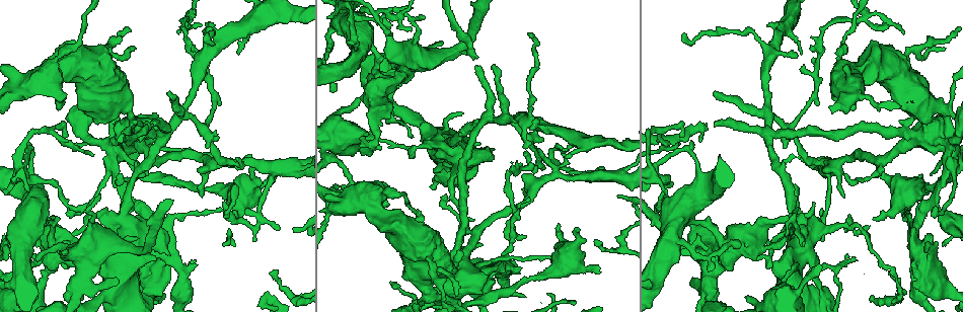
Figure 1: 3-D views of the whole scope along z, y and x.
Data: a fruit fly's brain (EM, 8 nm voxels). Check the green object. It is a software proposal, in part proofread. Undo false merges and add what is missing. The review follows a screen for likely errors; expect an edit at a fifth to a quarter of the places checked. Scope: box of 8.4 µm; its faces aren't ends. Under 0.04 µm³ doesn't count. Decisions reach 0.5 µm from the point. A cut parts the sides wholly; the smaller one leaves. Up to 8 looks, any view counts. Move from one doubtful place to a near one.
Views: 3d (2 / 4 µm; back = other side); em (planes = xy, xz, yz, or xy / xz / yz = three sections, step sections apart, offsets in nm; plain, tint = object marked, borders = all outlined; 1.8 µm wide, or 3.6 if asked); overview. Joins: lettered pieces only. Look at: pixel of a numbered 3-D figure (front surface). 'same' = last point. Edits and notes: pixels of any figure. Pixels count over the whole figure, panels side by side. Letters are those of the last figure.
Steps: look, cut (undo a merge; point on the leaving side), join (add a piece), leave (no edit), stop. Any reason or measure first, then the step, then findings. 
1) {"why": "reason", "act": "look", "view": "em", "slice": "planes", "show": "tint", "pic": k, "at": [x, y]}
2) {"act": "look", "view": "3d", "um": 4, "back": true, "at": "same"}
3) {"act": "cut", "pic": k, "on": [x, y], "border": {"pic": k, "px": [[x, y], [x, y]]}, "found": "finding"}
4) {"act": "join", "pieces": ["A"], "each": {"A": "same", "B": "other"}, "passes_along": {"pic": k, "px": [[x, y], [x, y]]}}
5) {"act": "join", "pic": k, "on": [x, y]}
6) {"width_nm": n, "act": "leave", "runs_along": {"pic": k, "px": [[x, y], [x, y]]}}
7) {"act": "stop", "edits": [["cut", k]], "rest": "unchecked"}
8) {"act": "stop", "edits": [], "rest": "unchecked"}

{"why": "calibre changes", "act": "look", "view": "em", "slice": "xz", "step": 8, "show": "tint", "pic": 1, "at": [262, 16]}

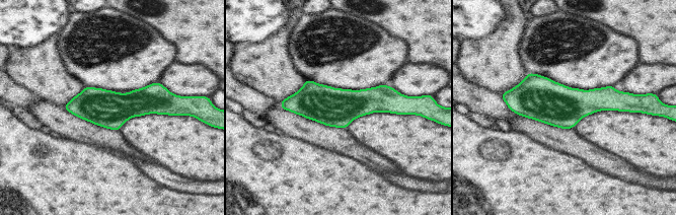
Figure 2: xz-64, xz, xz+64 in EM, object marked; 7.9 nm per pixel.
{"act": "look", "view": "em", "slice": "planes", "show": "borders", "at": "same"}

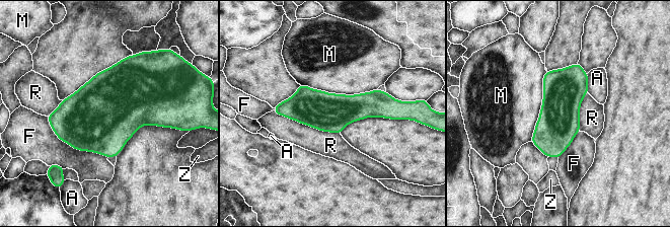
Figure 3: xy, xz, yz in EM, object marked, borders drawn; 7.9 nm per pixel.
{"act": "leave", "each": {"A": "other", "F": "other", "M": "other", "R": "other", "Z": "other"}, "found": "one neuron here"}

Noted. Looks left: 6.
{"why": "an open end", "act": "look", "view": "em", "slice": "xz", "step": 4, "show": "borders", "pic": 1, "at": [927, 250]}

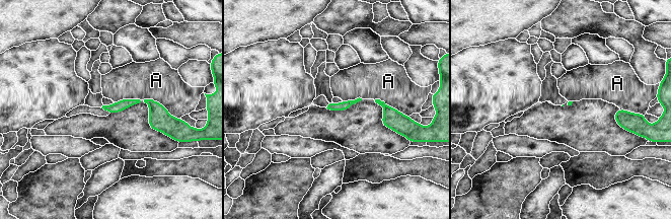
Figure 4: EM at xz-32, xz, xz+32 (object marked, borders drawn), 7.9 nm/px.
{"act": "look", "view": "em", "slice": "planes", "show": "borders", "at": "same"}

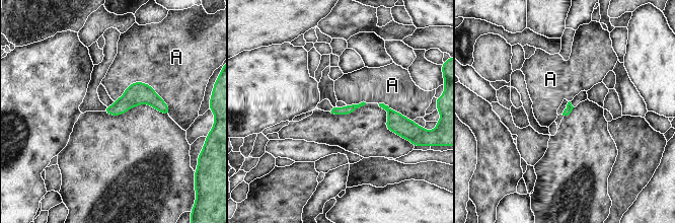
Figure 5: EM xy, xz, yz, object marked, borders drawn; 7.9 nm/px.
{"longest_contact_nm": ["A", 460], "act": "leave", "each": {"A": "other"}, "border": {"pic": 5, "px": [[114, 100], [145, 82], [170, 114]]}, "found": "no lettered piece goes on from it"}

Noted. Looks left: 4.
{"act": "look", "view": "3d", "um": 2, "pic": 1, "at": [663, 148]}

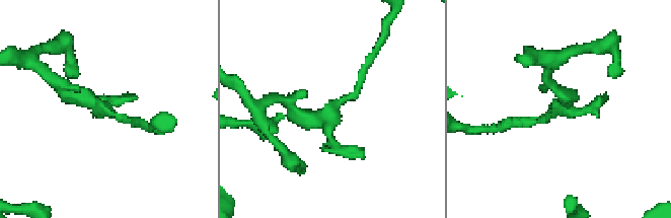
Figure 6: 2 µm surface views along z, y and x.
{"why": "now the EM", "act": "look", "view": "em", "slice": "yz", "step": 16, "show": "borders", "pic": 6, "at": [97, 106]}

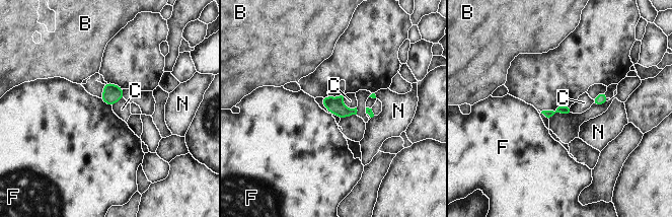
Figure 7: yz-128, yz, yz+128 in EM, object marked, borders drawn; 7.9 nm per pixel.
{"why": "another direction", "act": "look", "view": "em", "slice": "xy", "step": 8, "show": "borders", "at": "same"}

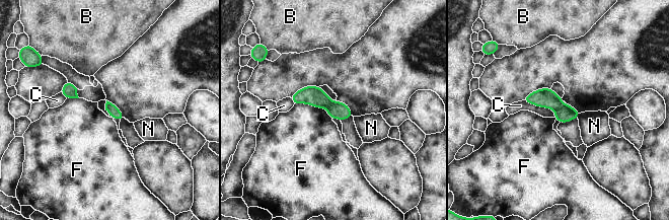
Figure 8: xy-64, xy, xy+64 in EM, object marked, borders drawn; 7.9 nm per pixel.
{"width_nm": 90, "act": "cut", "pic": 8, "on": [314, 95], "each": {"B": "other", "C": "other", "F": "other", "N": "other"}, "found": "two neurons meet here"}

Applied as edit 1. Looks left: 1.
{"act": "stop", "edits": [["cut", 8]], "rest": "unchecked"}

